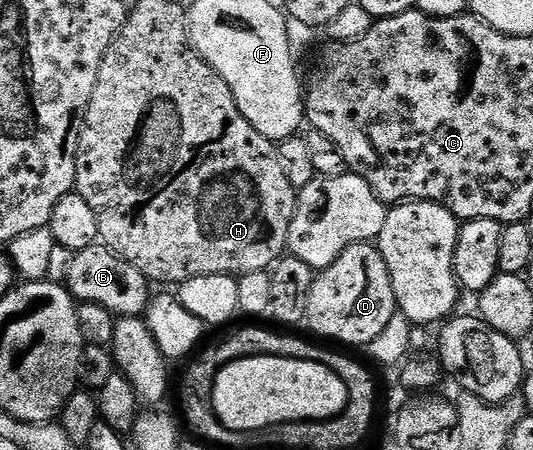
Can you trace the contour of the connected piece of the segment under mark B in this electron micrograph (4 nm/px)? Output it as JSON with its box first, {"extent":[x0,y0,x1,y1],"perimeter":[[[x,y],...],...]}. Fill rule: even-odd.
{"extent":[64,243,152,317],"perimeter":[[[95,243],[77,250],[66,265],[64,284],[70,290],[70,296],[79,302],[100,303],[107,311],[120,317],[142,317],[152,300],[152,282],[140,271],[132,267],[128,259],[118,253],[111,253],[107,245]]]}

